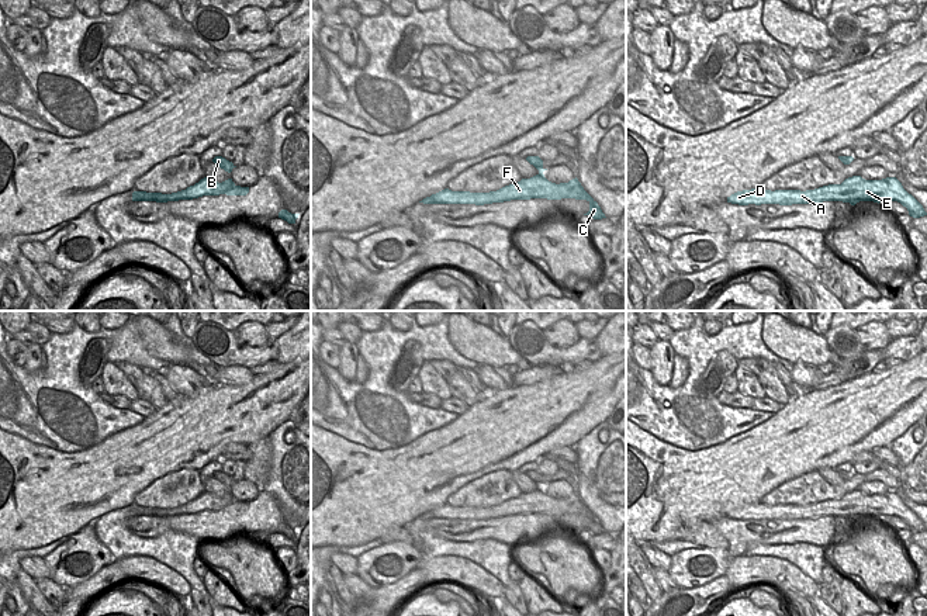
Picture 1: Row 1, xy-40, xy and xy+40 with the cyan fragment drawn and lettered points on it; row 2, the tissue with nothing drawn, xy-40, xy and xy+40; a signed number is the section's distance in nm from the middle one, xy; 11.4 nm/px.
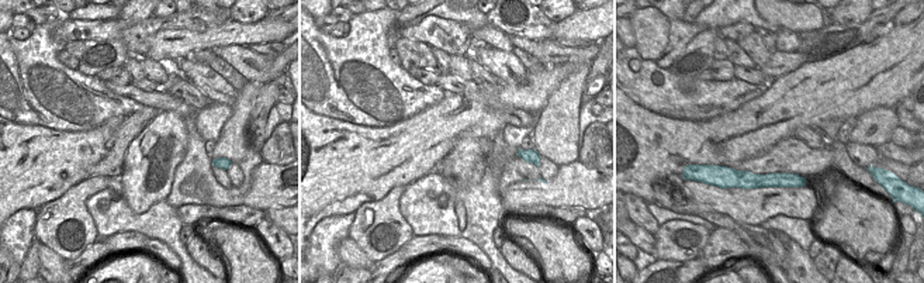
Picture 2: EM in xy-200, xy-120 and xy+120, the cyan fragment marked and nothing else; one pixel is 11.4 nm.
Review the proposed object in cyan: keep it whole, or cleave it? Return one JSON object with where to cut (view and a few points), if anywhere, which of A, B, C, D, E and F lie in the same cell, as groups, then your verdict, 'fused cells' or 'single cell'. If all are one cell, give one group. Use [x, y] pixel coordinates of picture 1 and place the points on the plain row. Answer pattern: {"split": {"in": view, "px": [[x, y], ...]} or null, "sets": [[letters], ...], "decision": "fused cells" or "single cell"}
{"split": {"in": "xy", "px": [[539, 488], [543, 491]]}, "sets": [["A", "C", "D", "E", "F"], ["B"]], "decision": "fused cells"}

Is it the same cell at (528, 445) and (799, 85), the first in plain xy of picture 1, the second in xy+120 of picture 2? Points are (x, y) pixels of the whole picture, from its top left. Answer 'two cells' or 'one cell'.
one cell

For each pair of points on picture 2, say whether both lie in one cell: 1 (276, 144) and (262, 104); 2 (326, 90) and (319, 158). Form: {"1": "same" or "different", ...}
{"1": "same", "2": "different"}

